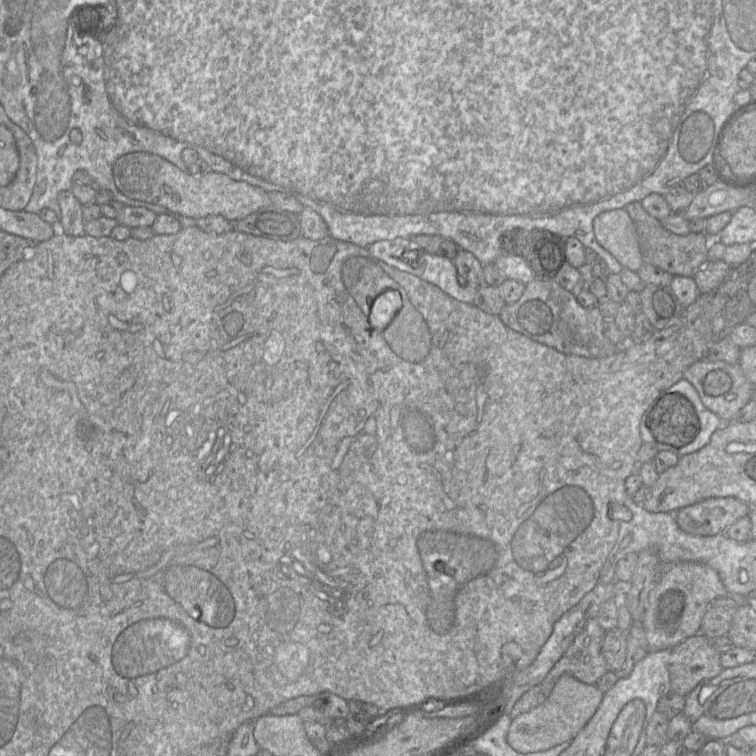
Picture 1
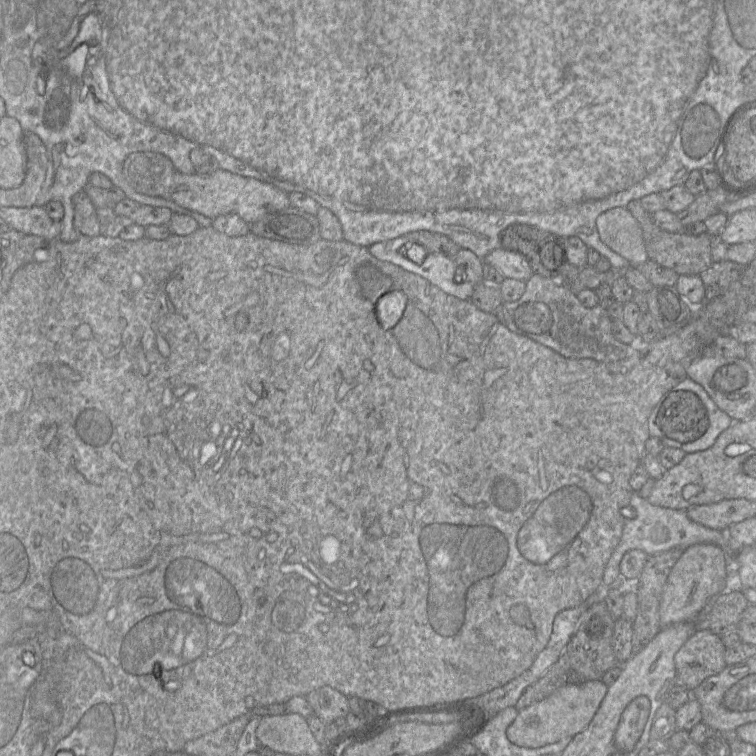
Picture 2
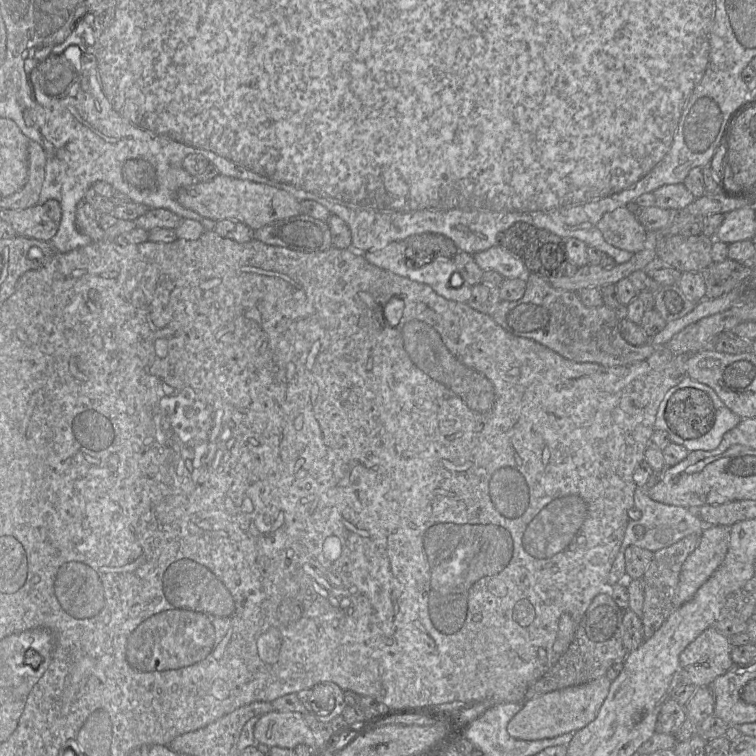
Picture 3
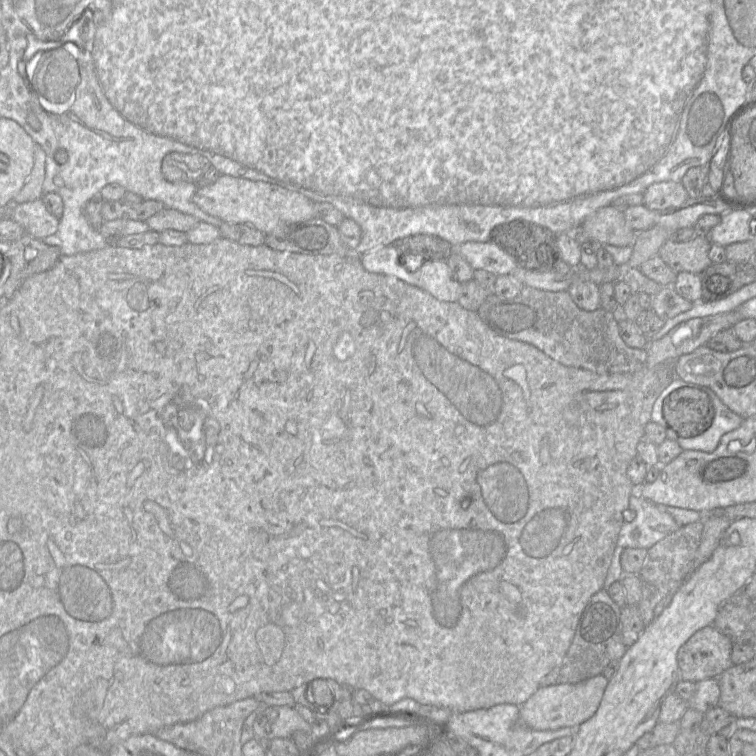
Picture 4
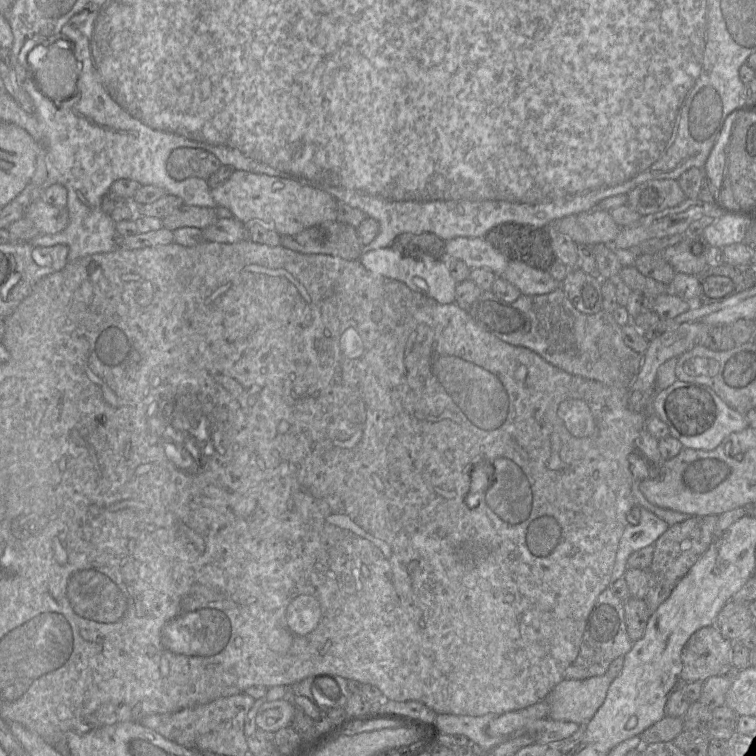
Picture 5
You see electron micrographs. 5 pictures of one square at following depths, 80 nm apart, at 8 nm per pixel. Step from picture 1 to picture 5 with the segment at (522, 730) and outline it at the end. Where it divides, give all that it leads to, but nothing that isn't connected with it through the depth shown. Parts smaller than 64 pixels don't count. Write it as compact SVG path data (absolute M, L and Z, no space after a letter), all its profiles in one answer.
M604 674L580 680L562 680L545 698L549 704L547 718L587 724L604 702L612 680Z

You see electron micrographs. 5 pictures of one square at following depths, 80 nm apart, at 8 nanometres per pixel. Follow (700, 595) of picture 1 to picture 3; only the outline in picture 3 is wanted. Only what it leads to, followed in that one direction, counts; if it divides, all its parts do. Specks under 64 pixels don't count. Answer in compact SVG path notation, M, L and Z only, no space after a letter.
M720 525L705 526L697 547L682 565L672 601L674 609L690 601L721 565L728 551L729 528Z

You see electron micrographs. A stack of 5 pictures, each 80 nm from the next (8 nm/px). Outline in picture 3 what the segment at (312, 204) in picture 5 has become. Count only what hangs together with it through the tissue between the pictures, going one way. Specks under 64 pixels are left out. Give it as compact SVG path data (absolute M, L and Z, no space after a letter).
M216 175L204 183L180 188L178 202L185 208L213 221L234 220L258 230L272 222L288 219L301 213L301 201L276 187L225 175Z

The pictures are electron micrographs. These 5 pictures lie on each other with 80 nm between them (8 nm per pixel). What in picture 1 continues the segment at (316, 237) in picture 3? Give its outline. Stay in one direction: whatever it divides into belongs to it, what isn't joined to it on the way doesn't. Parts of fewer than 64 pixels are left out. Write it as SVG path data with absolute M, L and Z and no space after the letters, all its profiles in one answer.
M273 205L234 221L233 230L283 241L291 241L302 235L299 215Z

